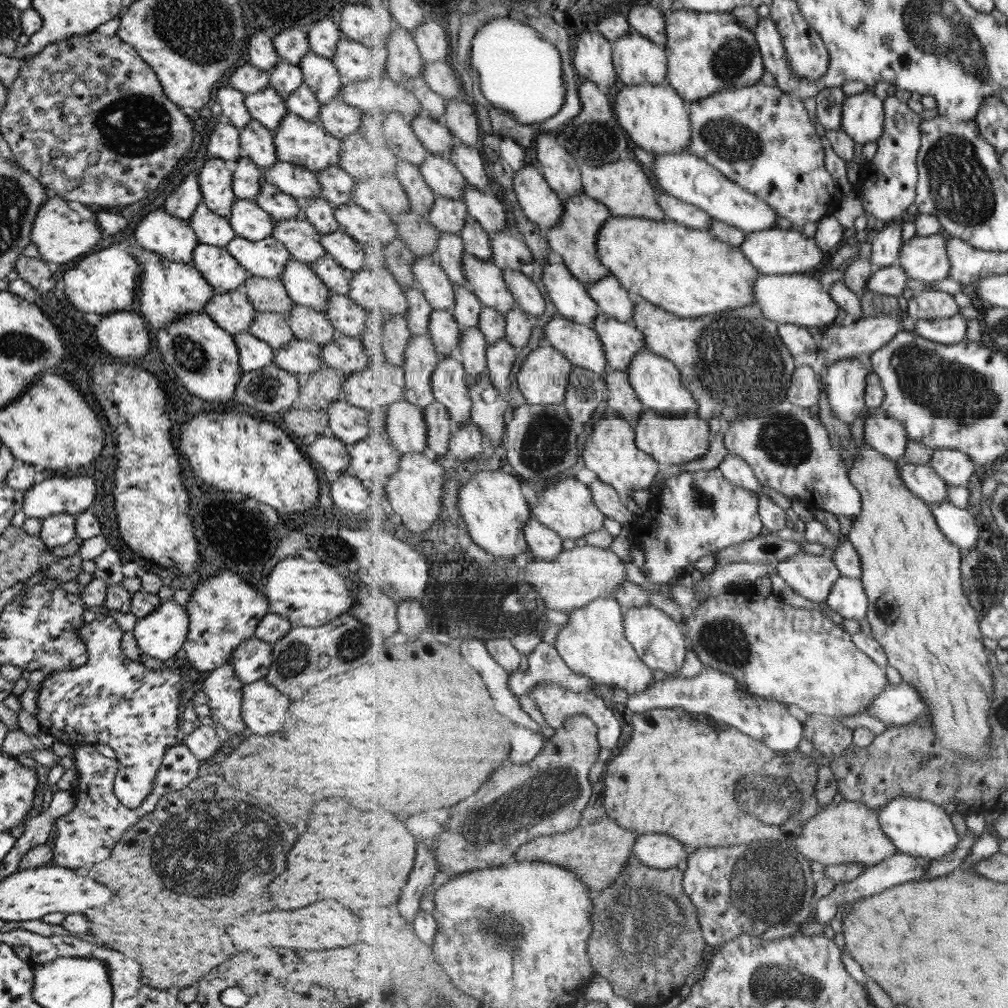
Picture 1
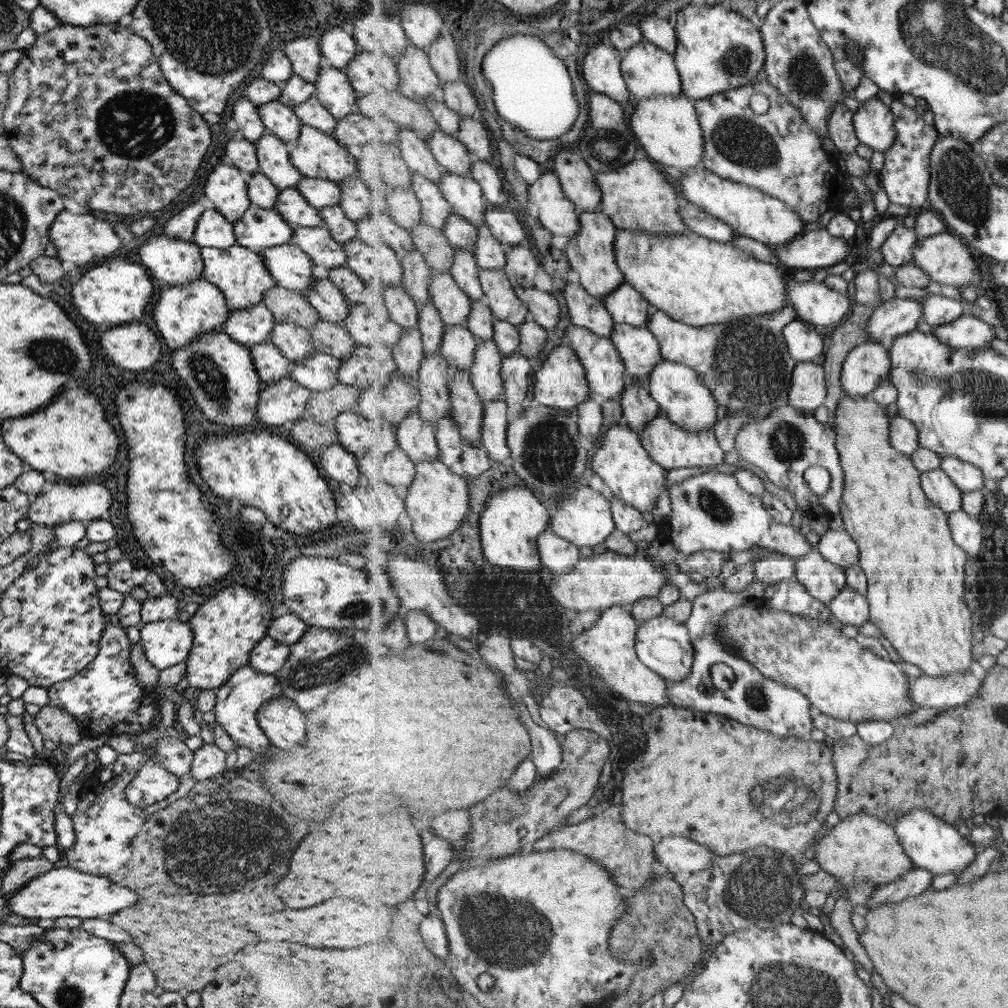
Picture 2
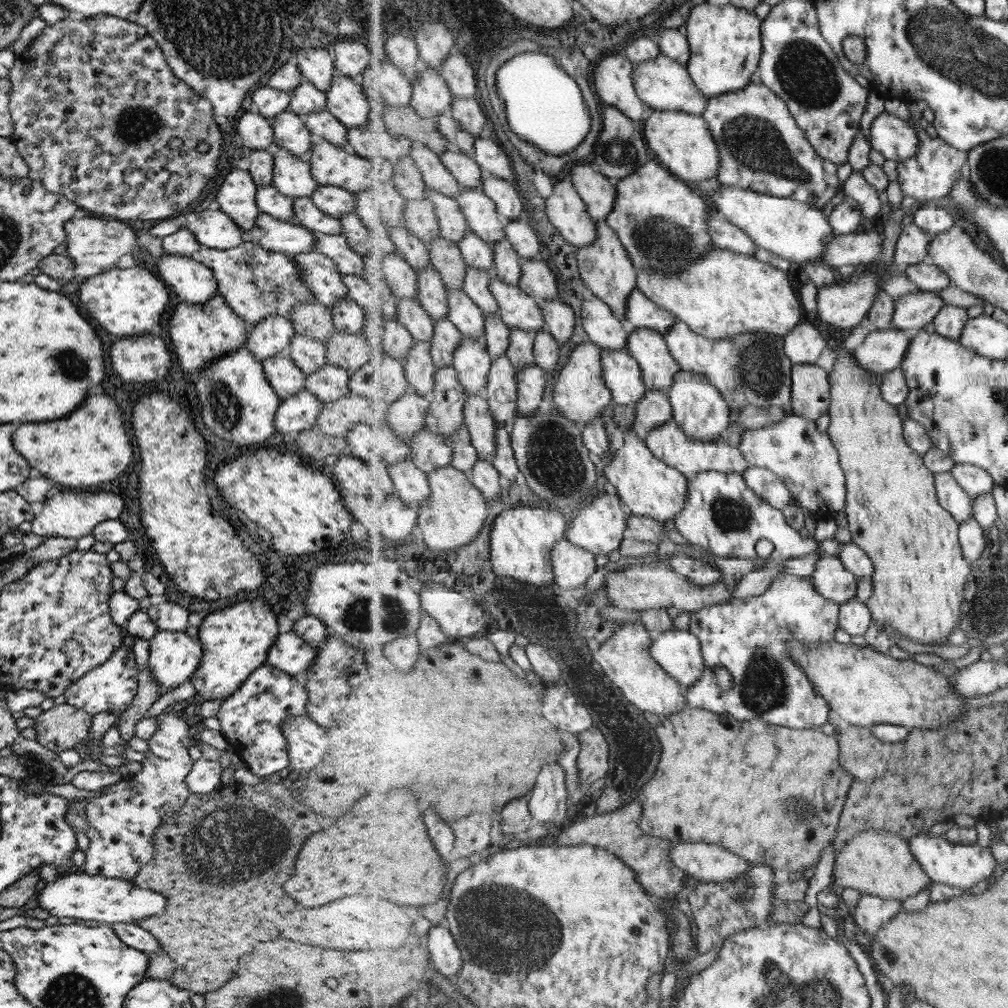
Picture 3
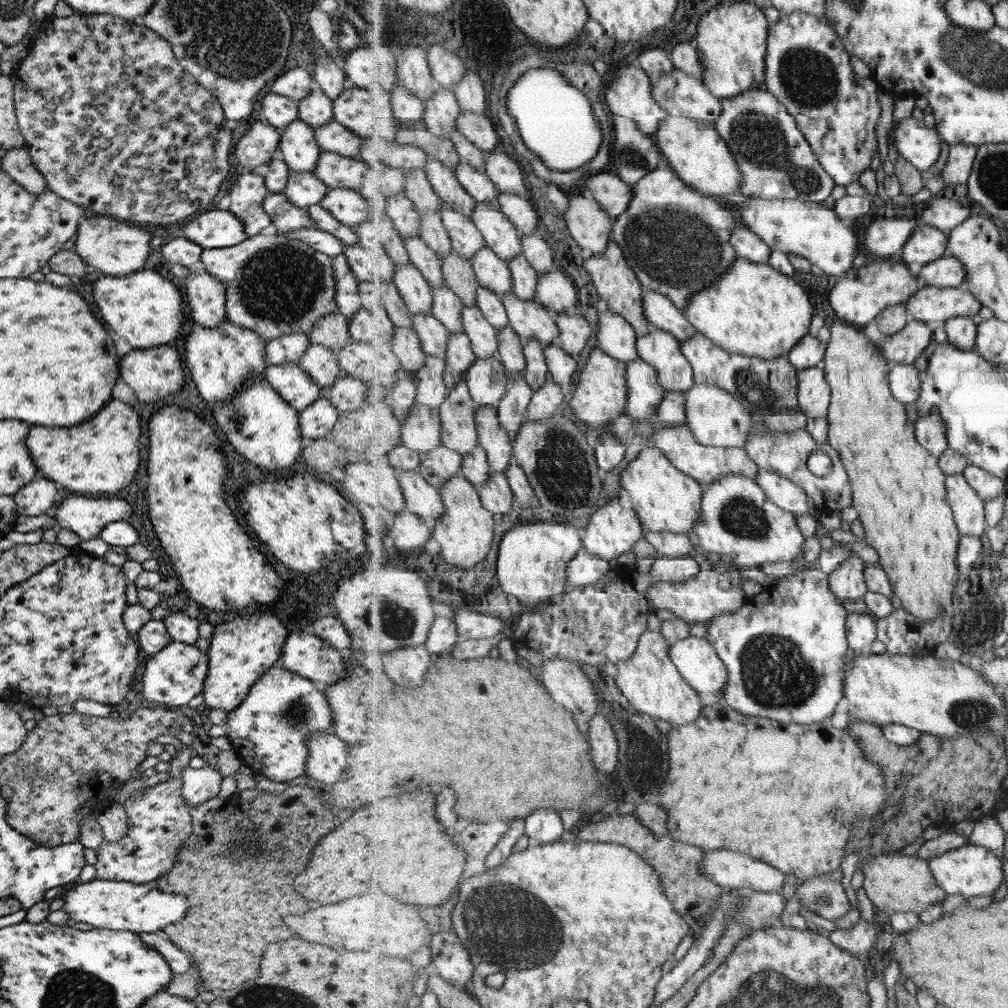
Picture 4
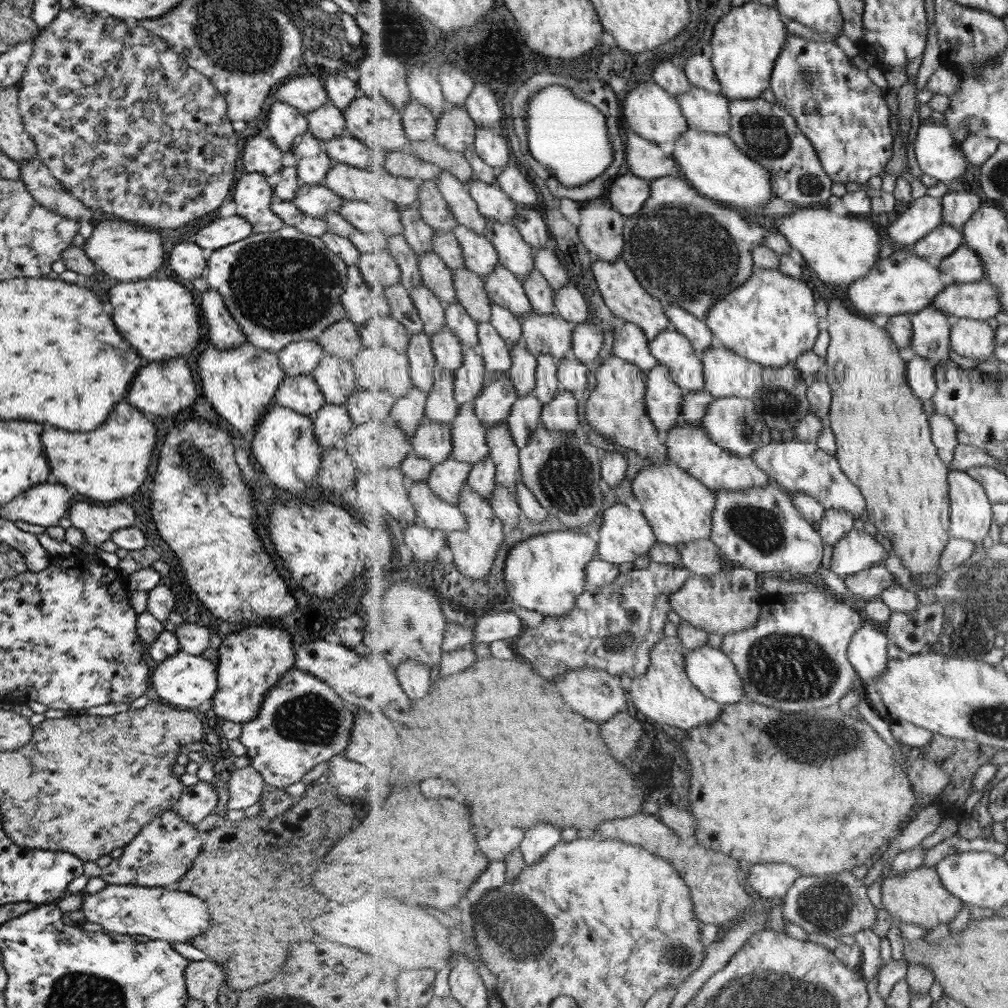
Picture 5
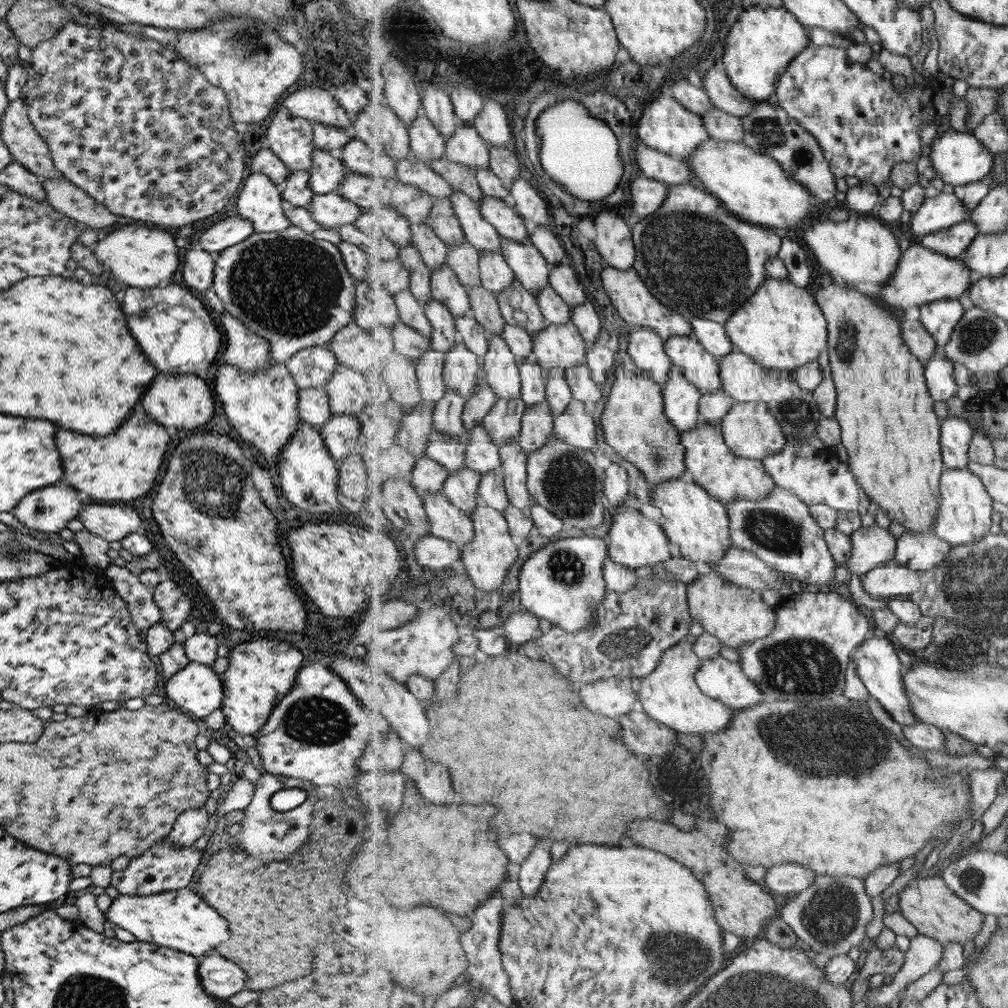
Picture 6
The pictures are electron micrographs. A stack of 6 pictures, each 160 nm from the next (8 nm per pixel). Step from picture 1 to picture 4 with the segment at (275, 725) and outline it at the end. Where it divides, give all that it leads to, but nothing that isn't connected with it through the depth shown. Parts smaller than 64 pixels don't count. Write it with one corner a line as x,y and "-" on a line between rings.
313,733
305,743
307,760
305,775
319,781
324,786
337,782
343,770
347,768
345,761
345,744
333,733

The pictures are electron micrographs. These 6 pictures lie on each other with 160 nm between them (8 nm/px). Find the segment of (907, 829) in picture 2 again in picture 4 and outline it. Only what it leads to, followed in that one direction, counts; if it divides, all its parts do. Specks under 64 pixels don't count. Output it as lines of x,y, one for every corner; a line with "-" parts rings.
965,845
928,860
931,870
939,883
949,895
961,895
964,898
975,896
993,896
1003,882
1003,864
999,856
991,849
981,845

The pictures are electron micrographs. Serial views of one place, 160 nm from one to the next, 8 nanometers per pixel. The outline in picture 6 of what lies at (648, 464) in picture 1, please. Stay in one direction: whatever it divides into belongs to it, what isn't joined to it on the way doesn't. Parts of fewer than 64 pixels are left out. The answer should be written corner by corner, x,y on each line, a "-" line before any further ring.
689,477
673,479
662,482
654,491
650,491
651,503
660,509
664,520
662,527
670,539
670,544
676,553
681,555
688,562
702,561
708,565
717,564
725,551
732,546
730,518
727,512
726,503
723,500
715,498
708,490
705,490
699,483
691,480

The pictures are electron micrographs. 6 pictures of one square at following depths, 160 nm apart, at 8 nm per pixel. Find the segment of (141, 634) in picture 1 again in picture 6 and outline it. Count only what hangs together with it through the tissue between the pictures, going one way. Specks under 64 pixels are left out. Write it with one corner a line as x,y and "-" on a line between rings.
193,661
176,670
163,688
167,700
201,720
220,708
223,698
222,682
212,667

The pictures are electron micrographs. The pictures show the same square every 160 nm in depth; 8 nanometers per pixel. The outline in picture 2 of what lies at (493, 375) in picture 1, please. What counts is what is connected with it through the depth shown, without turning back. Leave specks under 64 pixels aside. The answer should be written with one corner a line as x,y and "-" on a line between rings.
520,353
506,356
501,365
504,380
504,399
508,404
521,404
529,392
529,376
533,374
533,361

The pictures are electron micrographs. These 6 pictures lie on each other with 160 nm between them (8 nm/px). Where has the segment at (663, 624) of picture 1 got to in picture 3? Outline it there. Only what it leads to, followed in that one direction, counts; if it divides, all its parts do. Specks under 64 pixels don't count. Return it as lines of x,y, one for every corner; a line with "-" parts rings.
690,629
663,631
652,638
650,653
684,688
697,684
706,667
702,642

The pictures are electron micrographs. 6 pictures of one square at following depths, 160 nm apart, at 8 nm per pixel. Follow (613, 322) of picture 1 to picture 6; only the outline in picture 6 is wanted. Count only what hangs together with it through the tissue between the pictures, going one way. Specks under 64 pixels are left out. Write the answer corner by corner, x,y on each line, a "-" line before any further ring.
675,336
665,344
665,353
671,356
673,366
680,366
689,382
703,394
722,392
720,358
709,353
694,336

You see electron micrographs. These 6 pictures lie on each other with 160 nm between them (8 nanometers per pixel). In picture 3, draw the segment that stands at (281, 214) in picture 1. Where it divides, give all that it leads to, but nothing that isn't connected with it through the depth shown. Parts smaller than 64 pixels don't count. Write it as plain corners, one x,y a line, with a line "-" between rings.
299,197
292,199
292,213
296,224
303,228
321,234
340,234
341,225
338,219
323,214
309,197

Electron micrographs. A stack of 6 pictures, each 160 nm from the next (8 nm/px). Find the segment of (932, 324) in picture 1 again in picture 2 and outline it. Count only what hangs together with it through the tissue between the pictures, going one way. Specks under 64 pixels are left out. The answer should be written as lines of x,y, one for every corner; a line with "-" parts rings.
963,314
961,318
957,318
957,321
951,322
951,324
945,324
932,328
933,332
941,342
954,348
969,348
969,349
985,349
990,348
991,340
995,339
995,332
993,332
993,326
983,322
981,318
976,318
971,314

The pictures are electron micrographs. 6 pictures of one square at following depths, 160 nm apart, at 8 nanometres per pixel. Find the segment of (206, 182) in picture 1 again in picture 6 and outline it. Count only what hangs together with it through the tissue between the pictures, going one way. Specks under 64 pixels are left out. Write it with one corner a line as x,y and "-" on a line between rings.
249,173
241,190
237,192
236,215
252,222
255,233
279,232
290,225
289,219
283,214
284,203
275,185
264,174

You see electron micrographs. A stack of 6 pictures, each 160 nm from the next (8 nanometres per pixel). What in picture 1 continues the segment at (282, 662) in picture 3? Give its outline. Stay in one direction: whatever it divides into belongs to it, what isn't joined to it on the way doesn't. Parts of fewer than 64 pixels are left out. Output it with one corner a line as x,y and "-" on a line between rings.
251,637
242,640
232,651
229,665
239,682
247,684
263,679
271,664
271,643

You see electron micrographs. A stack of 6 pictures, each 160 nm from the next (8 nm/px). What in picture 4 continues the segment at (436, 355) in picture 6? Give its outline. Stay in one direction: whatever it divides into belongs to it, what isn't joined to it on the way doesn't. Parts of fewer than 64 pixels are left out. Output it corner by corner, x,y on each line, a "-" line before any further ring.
399,328
392,343
395,352
400,356
402,367
412,375
425,366
427,354
423,351
421,340
414,328

